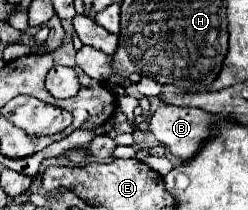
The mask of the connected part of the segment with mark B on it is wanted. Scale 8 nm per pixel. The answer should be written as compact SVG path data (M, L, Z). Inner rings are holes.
M161 103L155 113L149 119L149 131L165 145L169 147L169 151L179 157L179 159L191 159L201 143L207 139L209 135L209 127L215 121L215 117L211 113L205 113L201 109L195 107L179 107L179 105L169 105L169 103Z

